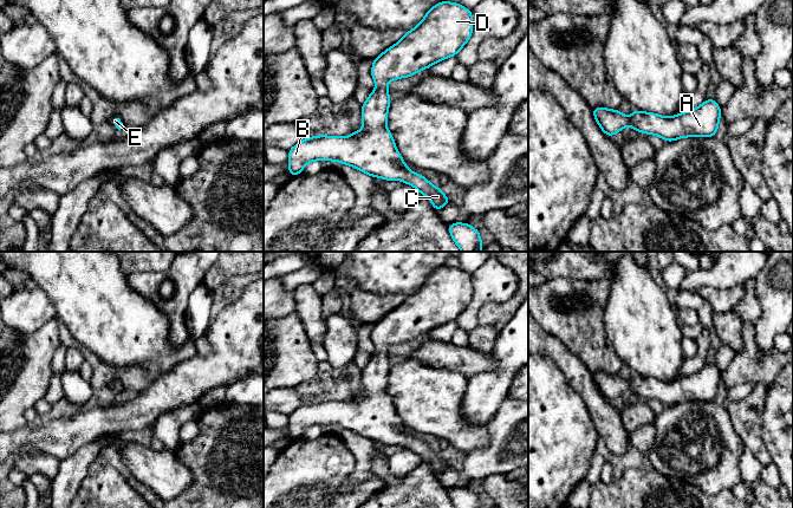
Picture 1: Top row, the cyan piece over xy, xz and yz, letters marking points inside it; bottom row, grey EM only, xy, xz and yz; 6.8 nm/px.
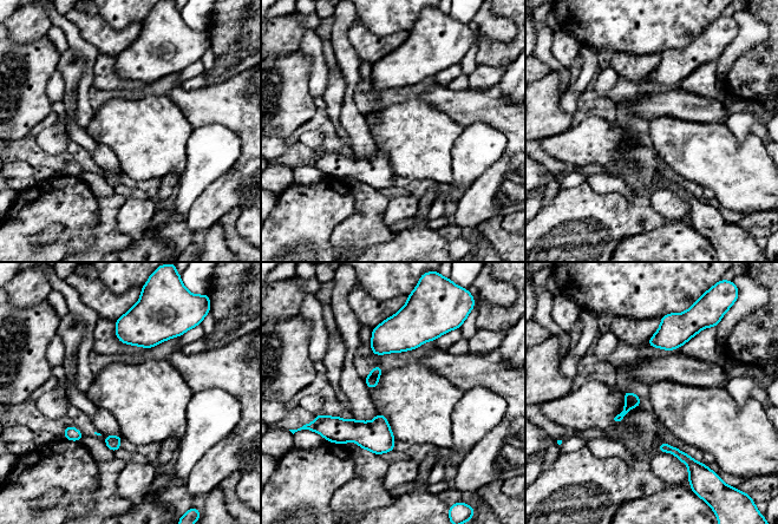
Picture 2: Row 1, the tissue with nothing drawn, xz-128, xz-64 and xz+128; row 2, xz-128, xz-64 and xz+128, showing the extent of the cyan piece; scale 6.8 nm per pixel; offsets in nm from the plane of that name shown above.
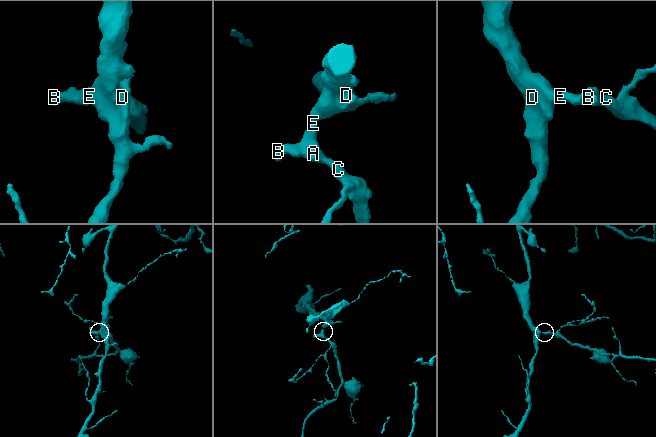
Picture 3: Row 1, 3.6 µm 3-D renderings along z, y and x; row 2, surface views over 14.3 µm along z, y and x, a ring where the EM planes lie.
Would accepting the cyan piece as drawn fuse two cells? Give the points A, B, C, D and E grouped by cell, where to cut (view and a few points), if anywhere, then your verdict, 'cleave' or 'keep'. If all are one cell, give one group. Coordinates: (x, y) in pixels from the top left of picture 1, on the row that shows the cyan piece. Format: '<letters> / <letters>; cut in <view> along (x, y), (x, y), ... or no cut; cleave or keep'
A B C D E; no cut; keep

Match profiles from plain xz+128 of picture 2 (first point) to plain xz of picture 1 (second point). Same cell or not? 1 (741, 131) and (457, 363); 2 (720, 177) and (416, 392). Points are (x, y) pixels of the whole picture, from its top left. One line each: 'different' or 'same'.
1: different
2: same

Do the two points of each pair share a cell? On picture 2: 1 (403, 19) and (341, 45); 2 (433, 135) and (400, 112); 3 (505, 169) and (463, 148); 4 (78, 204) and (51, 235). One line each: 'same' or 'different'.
1: different
2: same
3: different
4: different

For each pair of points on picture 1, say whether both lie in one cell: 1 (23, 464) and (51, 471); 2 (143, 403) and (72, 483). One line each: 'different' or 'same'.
1: same
2: different

